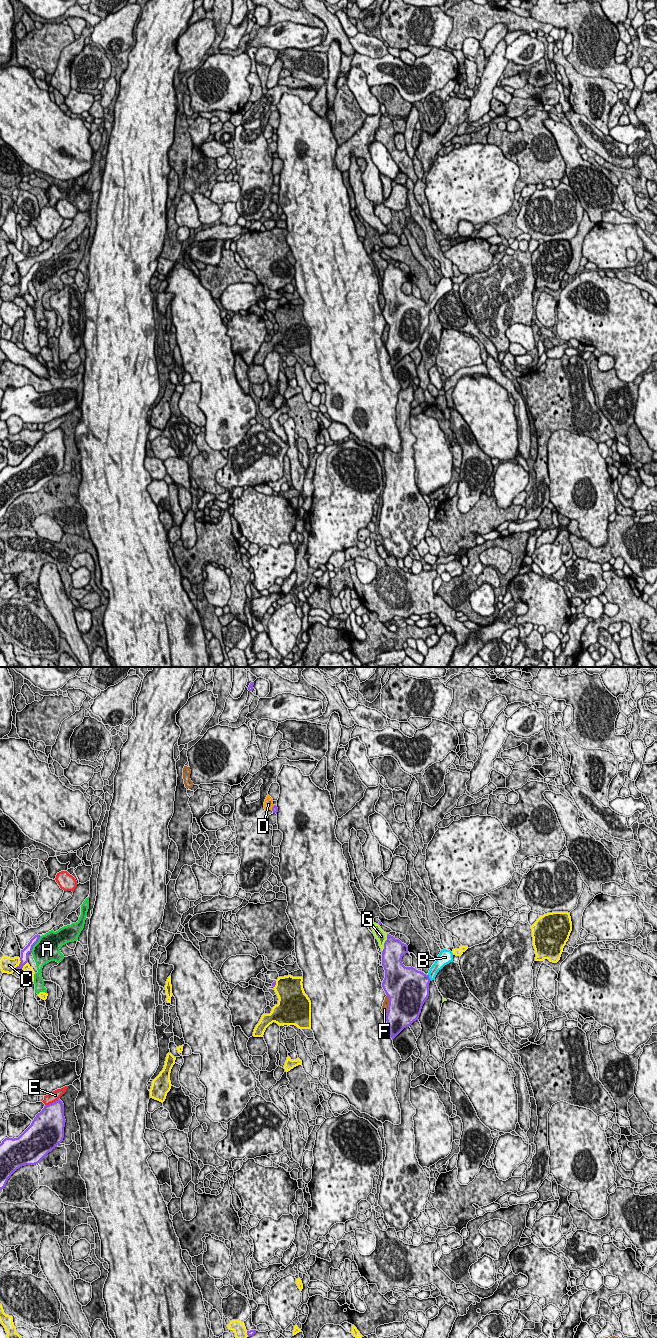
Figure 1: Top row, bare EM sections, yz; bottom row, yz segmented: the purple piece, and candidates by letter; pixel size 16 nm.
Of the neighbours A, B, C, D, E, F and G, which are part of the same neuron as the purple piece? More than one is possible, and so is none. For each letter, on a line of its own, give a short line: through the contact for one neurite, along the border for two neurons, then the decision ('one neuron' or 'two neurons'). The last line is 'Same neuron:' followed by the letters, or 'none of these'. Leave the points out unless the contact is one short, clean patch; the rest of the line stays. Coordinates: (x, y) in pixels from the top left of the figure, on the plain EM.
A: two neurons
B: line yz (415, 312), (428, 305), (438, 293); one neuron
C: two neurons
D: two neurons
E: two neurons
F: two neurons
G: two neurons
Same neuron: B

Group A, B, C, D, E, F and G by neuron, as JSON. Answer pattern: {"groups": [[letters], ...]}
{"groups": [["A"], ["B"], ["C"], ["D"], ["E"], ["F"], ["G"]]}

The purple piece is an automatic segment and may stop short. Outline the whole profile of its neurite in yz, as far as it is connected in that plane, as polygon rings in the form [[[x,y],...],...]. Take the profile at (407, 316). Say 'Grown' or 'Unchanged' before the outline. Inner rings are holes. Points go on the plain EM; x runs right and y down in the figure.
Grown. [[[387,262],[382,279],[382,294],[385,306],[382,315],[389,325],[388,340],[385,343],[392,368],[406,355],[418,348],[422,334],[429,324],[429,311],[437,301],[453,290],[453,281],[443,277],[426,303],[415,296],[405,295],[402,285],[408,281],[408,274]]]

